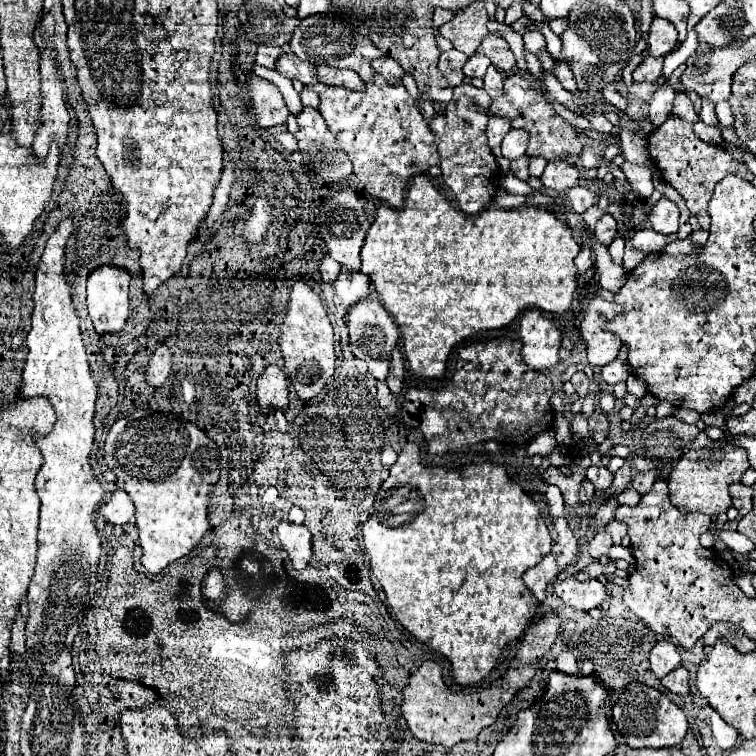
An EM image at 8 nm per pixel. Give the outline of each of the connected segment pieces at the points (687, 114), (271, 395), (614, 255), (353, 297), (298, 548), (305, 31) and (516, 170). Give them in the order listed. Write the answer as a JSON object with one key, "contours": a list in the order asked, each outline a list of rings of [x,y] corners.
{"contours":[[[[676,92],[674,106],[672,106],[672,116],[678,116],[686,122],[698,122],[698,114],[692,108],[692,100],[686,96],[686,92]]],[[[274,354],[274,358],[276,360],[270,366],[266,366],[262,376],[256,380],[257,402],[264,415],[271,409],[288,408],[288,378],[282,370],[278,354]]],[[[616,238],[610,246],[608,246],[608,252],[610,252],[610,258],[614,264],[622,266],[622,256],[624,256],[624,238]]],[[[340,270],[340,276],[334,282],[336,294],[340,298],[340,306],[338,310],[342,314],[348,312],[348,308],[358,302],[360,298],[370,294],[370,278],[362,272],[350,272],[350,270]]],[[[282,522],[278,526],[280,542],[286,548],[292,566],[296,570],[304,570],[312,558],[312,542],[310,542],[310,532],[306,526],[296,526],[290,522]]],[[[316,14],[316,16],[302,18],[300,24],[296,26],[296,32],[292,32],[290,48],[300,60],[308,60],[316,66],[328,64],[334,68],[348,68],[348,70],[358,72],[362,80],[372,80],[374,70],[370,62],[382,56],[382,52],[374,44],[370,44],[366,36],[362,36],[352,26],[348,26],[342,18],[332,16],[332,14]]],[[[520,156],[518,160],[512,160],[510,162],[510,170],[512,170],[512,174],[516,176],[516,178],[520,178],[520,180],[528,180],[530,178],[530,174],[528,174],[528,156]]]]}

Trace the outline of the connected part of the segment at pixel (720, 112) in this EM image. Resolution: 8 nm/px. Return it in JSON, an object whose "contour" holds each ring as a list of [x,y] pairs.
{"contour":[[[728,102],[716,104],[716,116],[718,116],[718,120],[720,120],[720,126],[732,126],[734,116],[732,116],[732,112],[730,112],[730,104],[728,104]]]}

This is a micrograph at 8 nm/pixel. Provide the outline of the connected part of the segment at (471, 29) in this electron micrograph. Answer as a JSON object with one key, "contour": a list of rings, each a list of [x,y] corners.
{"contour":[[[474,2],[472,6],[466,6],[458,14],[454,14],[454,18],[440,28],[440,34],[448,38],[456,50],[472,56],[488,34],[486,24],[488,16],[484,2]]]}

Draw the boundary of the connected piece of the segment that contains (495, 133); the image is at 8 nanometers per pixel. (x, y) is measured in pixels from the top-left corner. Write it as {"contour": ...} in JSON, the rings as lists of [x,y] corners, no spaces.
{"contour":[[[490,114],[490,118],[488,118],[488,130],[486,130],[486,136],[488,136],[488,144],[490,144],[490,148],[500,146],[502,138],[506,136],[508,130],[510,130],[510,120],[508,120],[508,118],[502,118],[502,116],[496,116],[496,114]]]}

